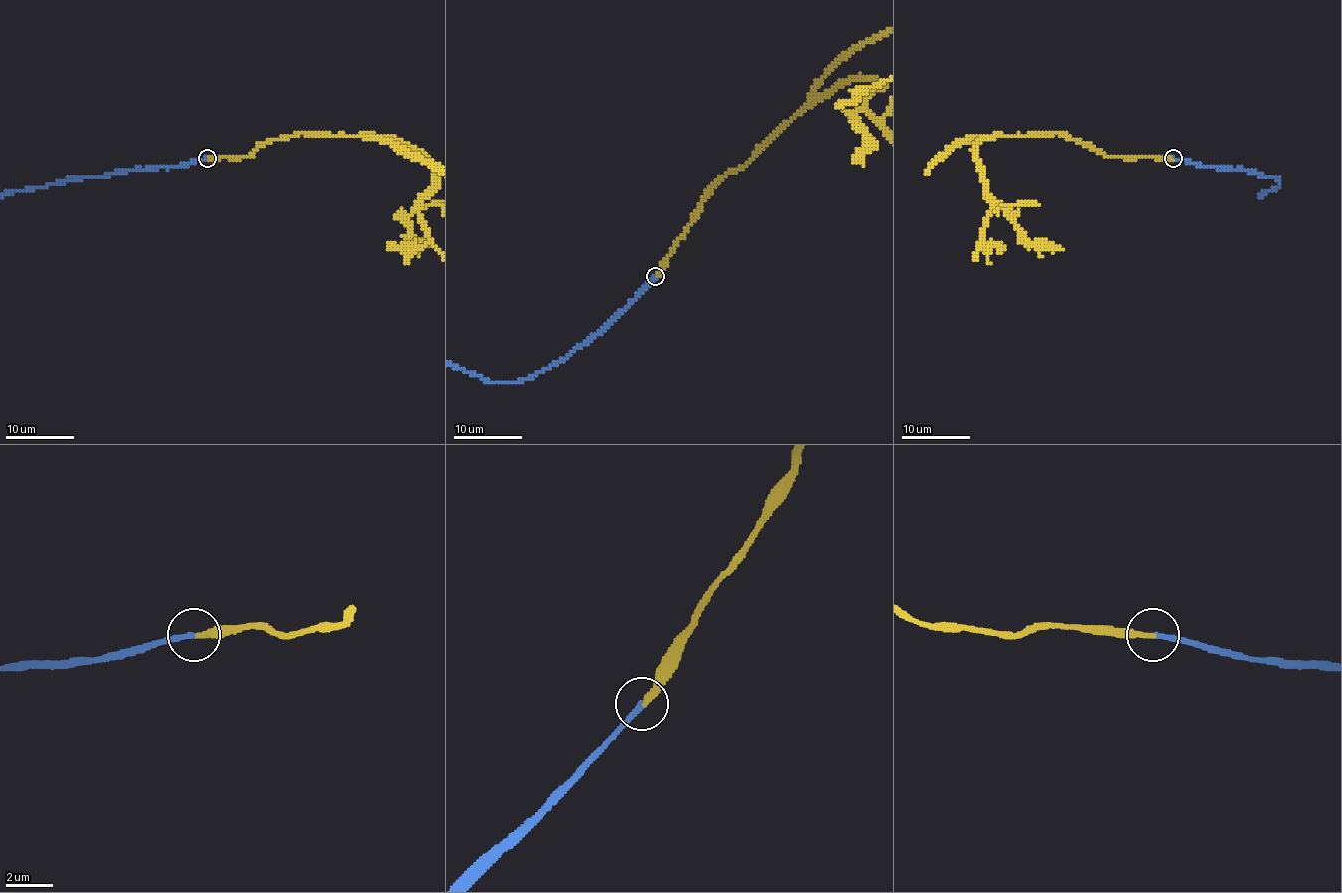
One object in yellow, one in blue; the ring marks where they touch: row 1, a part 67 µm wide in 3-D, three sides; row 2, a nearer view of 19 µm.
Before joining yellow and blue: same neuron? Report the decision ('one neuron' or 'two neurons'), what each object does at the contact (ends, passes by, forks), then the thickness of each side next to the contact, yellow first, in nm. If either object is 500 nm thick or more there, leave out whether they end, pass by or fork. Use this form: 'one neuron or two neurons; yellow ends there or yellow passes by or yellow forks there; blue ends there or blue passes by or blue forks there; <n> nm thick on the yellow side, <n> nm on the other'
one neuron; yellow ends there; blue ends there; 220 nm thick on the yellow side, 220 nm on the other

